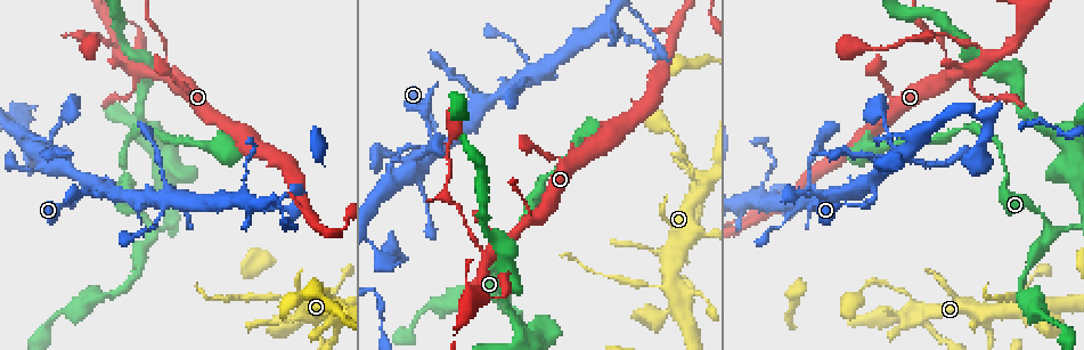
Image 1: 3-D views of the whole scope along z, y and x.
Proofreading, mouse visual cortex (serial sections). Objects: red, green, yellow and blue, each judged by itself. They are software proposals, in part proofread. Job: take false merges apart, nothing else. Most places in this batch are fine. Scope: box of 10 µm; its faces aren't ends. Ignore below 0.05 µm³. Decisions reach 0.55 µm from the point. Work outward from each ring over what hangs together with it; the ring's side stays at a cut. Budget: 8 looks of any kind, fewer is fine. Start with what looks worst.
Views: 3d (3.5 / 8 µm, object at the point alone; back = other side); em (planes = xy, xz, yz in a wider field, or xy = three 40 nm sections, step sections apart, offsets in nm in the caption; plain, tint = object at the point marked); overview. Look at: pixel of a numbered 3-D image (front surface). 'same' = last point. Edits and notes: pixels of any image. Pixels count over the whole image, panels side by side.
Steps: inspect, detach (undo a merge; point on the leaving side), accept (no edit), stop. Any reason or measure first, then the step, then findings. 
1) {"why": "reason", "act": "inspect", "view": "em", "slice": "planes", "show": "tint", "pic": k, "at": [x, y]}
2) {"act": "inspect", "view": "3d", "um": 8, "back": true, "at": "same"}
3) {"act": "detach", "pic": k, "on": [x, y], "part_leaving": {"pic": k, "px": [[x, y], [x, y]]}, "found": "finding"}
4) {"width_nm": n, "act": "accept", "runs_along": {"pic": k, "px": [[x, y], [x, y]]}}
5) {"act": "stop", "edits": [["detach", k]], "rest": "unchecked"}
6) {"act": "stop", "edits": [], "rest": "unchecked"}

{"why": "sharp bend", "act": "inspect", "view": "3d", "um": 3.5, "pic": 1, "at": [986, 62]}

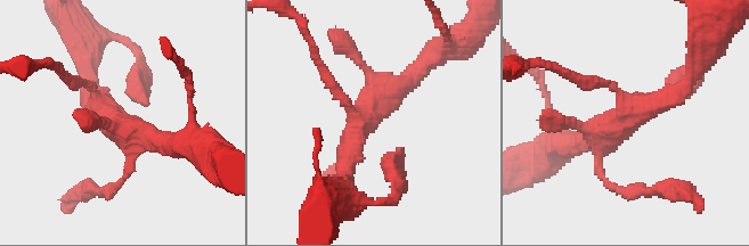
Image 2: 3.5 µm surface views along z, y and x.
{"why": "need the tissue", "act": "inspect", "view": "em", "slice": "xy", "step": 1, "show": "plain", "pic": 2, "at": [365, 113]}

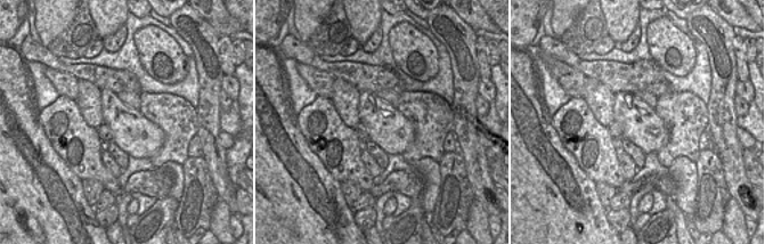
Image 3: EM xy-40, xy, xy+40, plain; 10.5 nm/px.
{"why": "with the object marked", "act": "inspect", "view": "em", "slice": "xy", "step": 1, "show": "tint", "at": "same"}

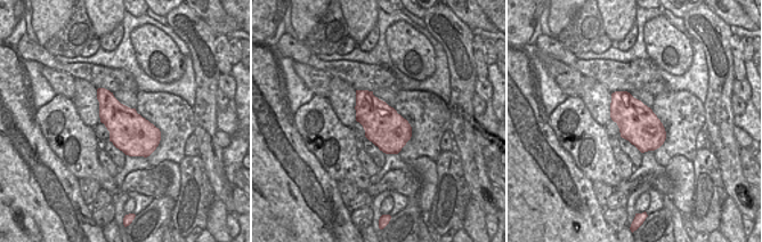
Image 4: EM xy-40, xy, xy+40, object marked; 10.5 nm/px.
{"act": "accept", "found": "one cell here"}

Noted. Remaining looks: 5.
{"why": "thin arm on a thick one", "act": "inspect", "view": "3d", "um": 3.5, "pic": 1, "at": [1019, 310]}

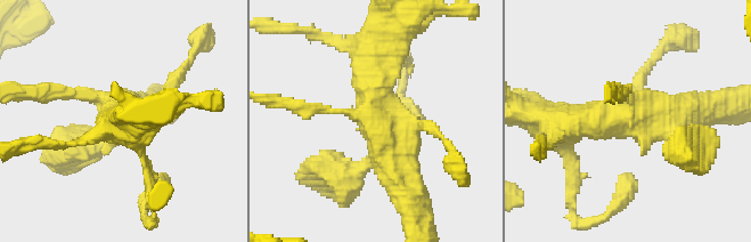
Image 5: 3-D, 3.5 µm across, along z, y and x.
{"act": "accept", "runs_along": {"pic": 5, "px": [[380, 54], [372, 112], [403, 188]]}, "found": "one cell here"}

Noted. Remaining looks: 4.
{"act": "inspect", "view": "em", "slice": "xy", "step": 2, "show": "tint", "pic": 1, "at": [1049, 232]}

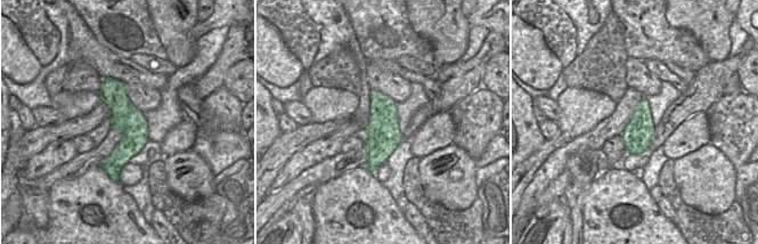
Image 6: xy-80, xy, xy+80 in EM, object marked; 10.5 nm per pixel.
{"act": "inspect", "view": "3d", "um": 3.5, "at": "same"}

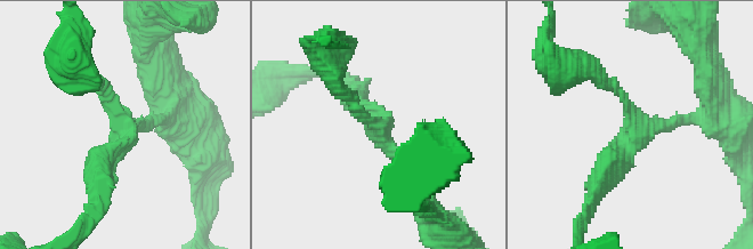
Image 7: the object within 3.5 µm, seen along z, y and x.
{"arm_widths_nm": [150, 200, 300], "act": "accept", "found": "continuous, no second cell"}

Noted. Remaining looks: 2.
{"act": "stop", "edits": [], "rest": "unchecked"}

